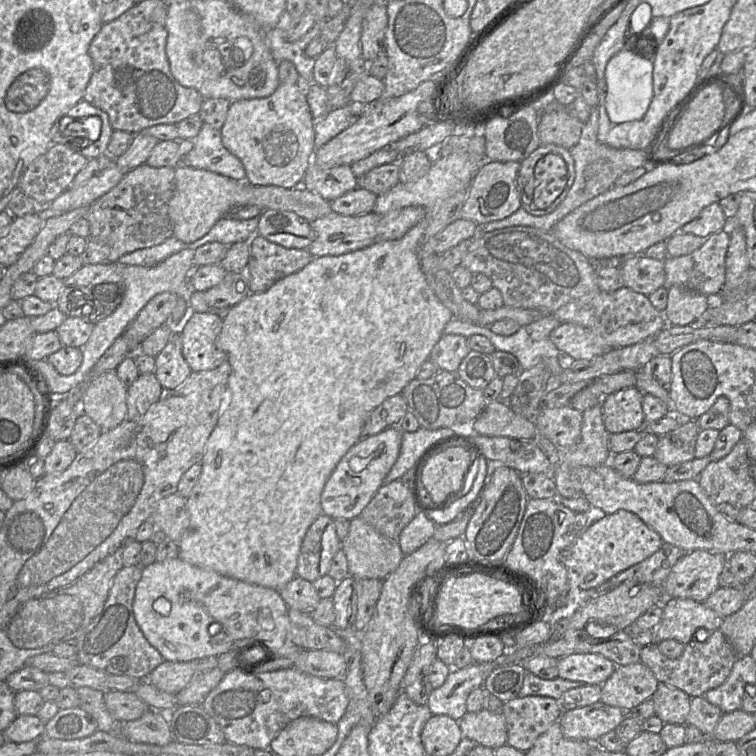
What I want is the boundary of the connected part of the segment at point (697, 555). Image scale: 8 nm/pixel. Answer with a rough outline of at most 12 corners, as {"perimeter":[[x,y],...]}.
{"perimeter":[[685,552],[663,583],[664,600],[704,602],[728,556]]}

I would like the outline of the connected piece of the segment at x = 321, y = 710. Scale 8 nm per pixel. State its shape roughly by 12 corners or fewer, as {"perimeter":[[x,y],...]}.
{"perimeter":[[295,667],[225,674],[201,705],[263,750],[292,720],[337,723],[343,679]]}

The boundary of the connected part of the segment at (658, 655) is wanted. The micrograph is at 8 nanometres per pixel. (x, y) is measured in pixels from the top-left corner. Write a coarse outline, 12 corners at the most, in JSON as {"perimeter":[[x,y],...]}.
{"perimeter":[[719,629],[678,658],[655,643],[640,661],[690,697],[728,678],[738,655]]}

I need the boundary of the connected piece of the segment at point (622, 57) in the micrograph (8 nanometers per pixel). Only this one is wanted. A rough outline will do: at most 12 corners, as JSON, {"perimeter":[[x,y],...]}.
{"perimeter":[[622,49],[607,63],[612,123],[641,119],[653,62]]}

